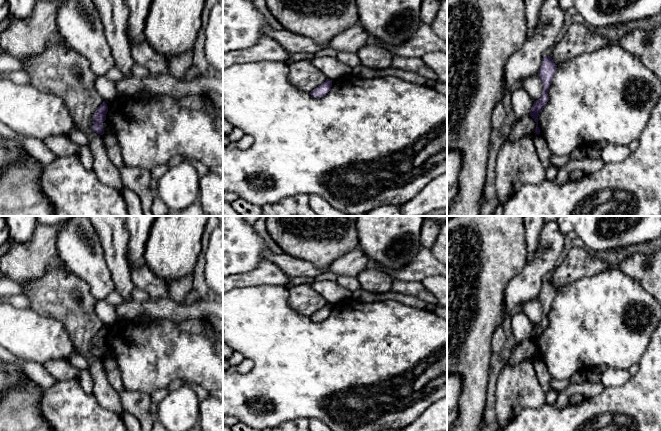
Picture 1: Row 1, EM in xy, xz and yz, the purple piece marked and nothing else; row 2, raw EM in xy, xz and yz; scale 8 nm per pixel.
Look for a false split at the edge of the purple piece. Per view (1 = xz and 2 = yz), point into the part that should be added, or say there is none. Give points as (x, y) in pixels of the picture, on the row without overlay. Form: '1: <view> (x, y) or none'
1: none
2: none

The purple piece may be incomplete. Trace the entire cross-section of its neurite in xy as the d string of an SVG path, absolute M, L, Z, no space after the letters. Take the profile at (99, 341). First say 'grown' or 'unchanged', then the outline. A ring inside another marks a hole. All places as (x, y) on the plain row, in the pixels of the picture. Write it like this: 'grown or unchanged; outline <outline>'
unchanged; outline M105 325L99 330L93 339L92 354L100 359L103 359L103 346L106 344L106 338L108 336L108 330Z

